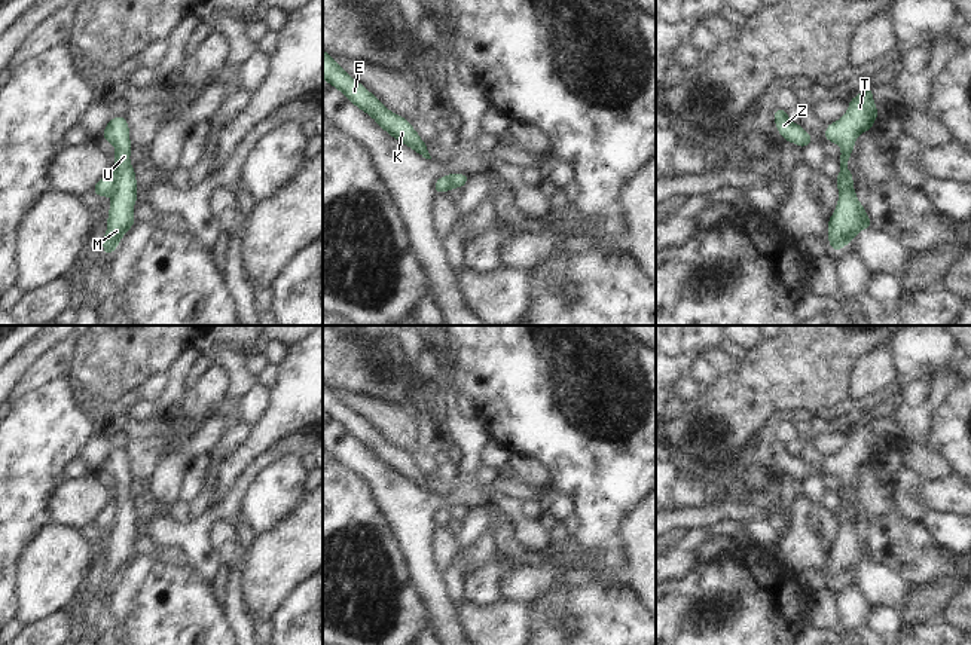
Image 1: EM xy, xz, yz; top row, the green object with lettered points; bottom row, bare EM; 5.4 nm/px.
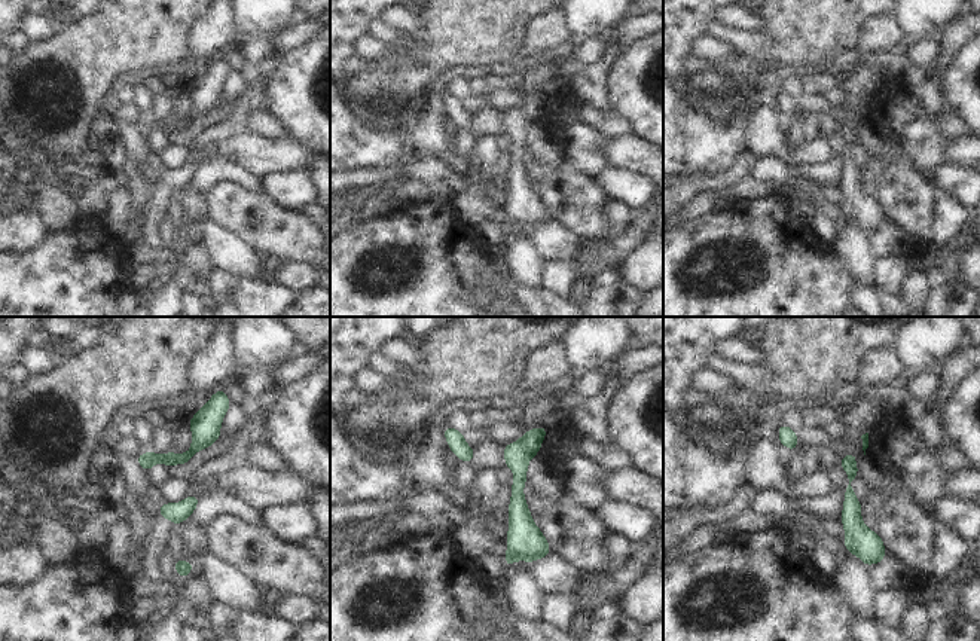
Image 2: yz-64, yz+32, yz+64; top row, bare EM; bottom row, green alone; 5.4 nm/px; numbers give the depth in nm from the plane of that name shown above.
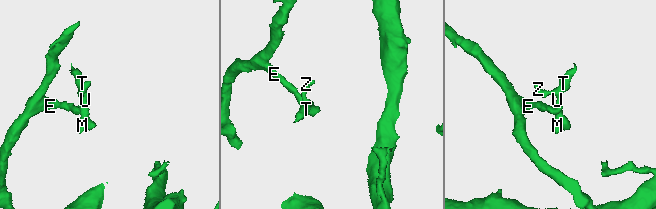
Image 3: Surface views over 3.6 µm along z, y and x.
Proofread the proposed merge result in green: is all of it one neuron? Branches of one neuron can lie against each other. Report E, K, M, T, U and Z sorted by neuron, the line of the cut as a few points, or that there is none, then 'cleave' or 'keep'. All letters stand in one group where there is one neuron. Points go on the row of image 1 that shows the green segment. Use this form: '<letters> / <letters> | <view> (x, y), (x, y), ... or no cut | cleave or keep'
E K / M T U Z | xy (115, 171), (115, 189), (112, 192) | cleave

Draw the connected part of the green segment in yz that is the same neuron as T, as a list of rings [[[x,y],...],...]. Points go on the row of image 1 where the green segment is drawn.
[[[873,88],[859,92],[855,98],[848,100],[849,110],[845,116],[825,129],[825,140],[833,141],[842,147],[840,181],[839,181],[839,202],[828,220],[828,242],[833,251],[842,250],[848,245],[861,229],[870,229],[871,221],[859,204],[854,183],[846,177],[849,172],[846,163],[849,162],[855,140],[861,132],[873,129],[873,122],[879,111],[873,101]]]

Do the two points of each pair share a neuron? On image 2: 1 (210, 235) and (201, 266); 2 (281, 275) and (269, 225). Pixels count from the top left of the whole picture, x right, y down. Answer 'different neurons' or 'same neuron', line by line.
1: different neurons
2: different neurons

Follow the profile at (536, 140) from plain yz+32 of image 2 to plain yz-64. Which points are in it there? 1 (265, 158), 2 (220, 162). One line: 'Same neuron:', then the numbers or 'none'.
Same neuron: 2

